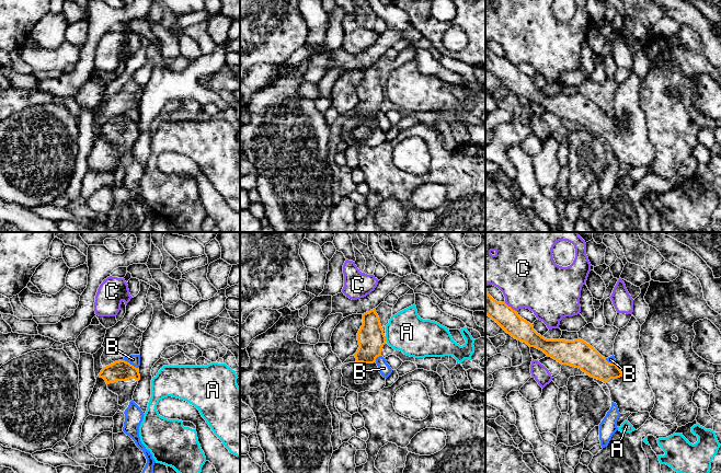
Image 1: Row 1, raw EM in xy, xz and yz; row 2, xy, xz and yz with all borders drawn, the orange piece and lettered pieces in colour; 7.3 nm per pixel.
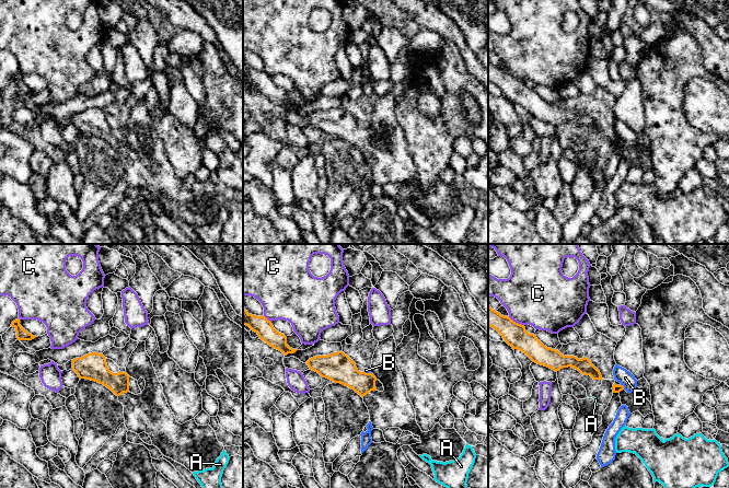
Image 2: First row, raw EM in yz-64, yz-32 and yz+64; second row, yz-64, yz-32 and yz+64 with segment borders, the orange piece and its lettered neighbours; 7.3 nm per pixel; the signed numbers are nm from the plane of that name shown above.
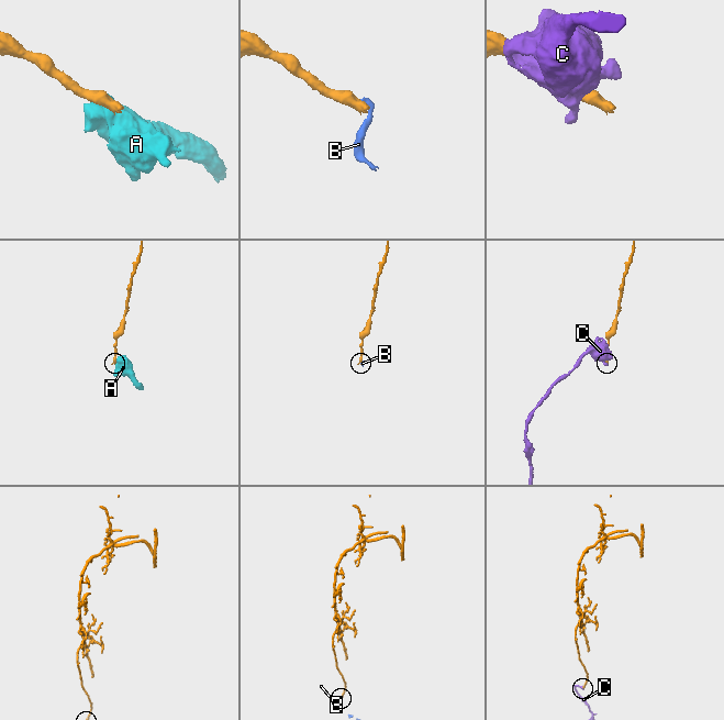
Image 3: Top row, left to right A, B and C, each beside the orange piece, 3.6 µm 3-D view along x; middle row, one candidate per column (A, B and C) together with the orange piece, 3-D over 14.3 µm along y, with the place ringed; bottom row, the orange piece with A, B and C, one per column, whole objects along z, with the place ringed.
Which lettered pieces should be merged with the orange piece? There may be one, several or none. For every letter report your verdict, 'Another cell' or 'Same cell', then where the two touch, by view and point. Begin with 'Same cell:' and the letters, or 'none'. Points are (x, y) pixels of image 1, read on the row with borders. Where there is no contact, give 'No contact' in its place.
Same cell: none
A: Another cell. Touches orange at xz (385, 338)
B: Another cell. Touches orange at xy (129, 364)
C: Another cell. Touches orange at yz (510, 307)

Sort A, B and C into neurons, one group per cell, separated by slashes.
A / B / C

